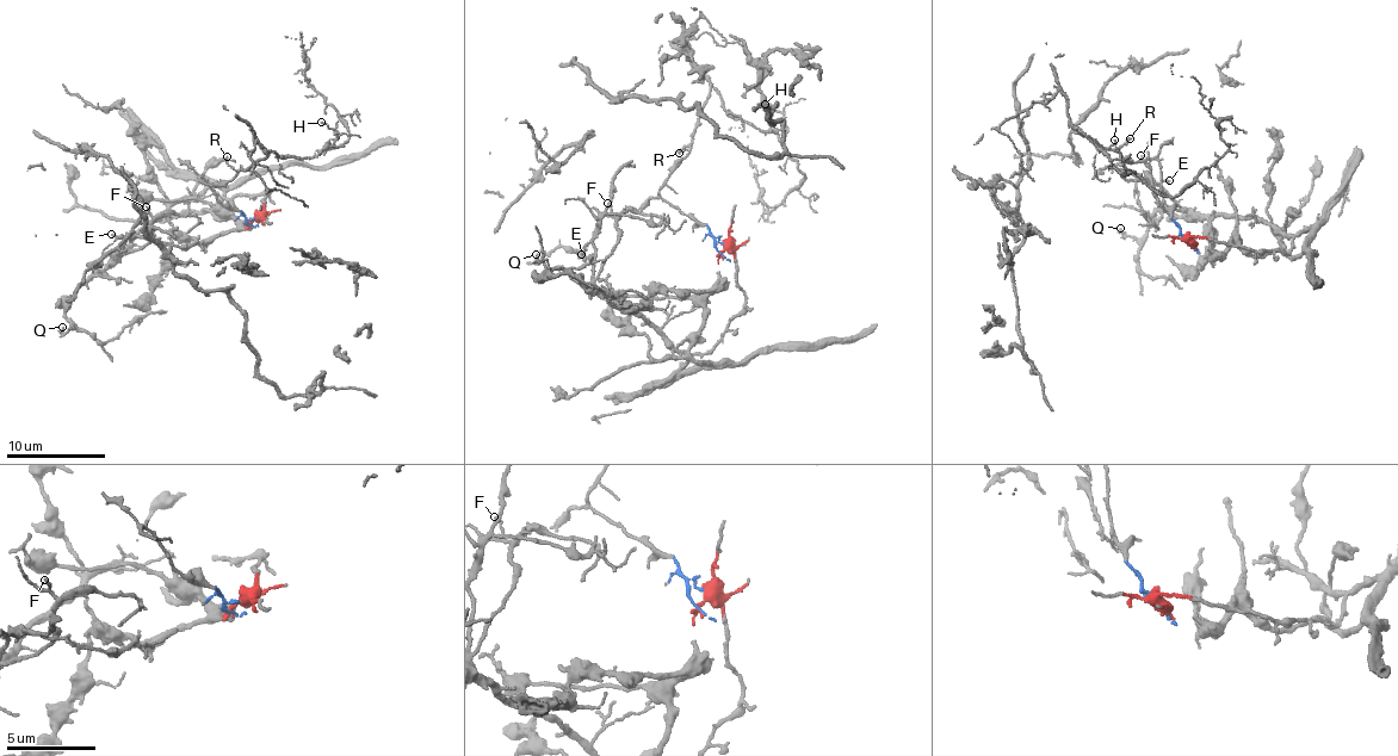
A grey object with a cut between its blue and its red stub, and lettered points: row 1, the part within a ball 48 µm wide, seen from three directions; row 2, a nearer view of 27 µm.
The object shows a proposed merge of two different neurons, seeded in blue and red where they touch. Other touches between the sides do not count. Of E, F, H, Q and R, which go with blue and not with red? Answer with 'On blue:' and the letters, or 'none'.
On blue: H, R

